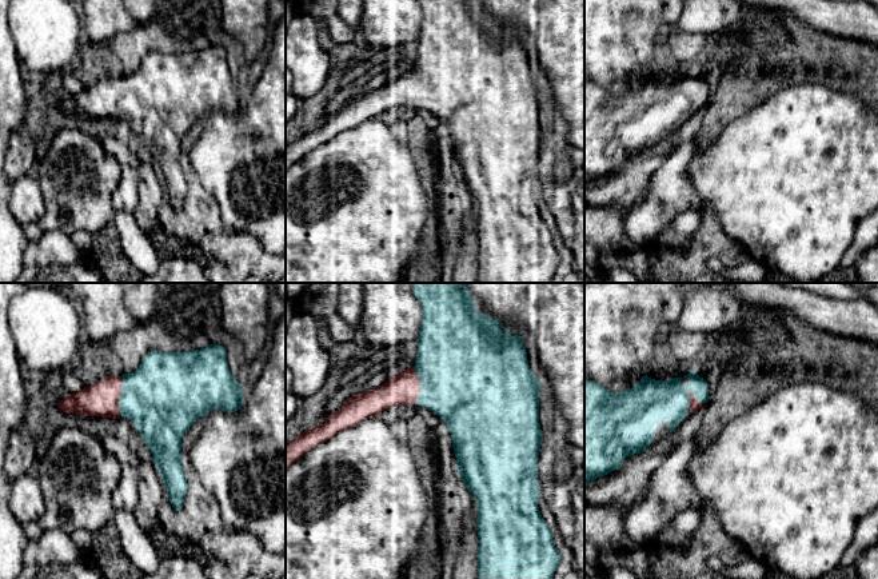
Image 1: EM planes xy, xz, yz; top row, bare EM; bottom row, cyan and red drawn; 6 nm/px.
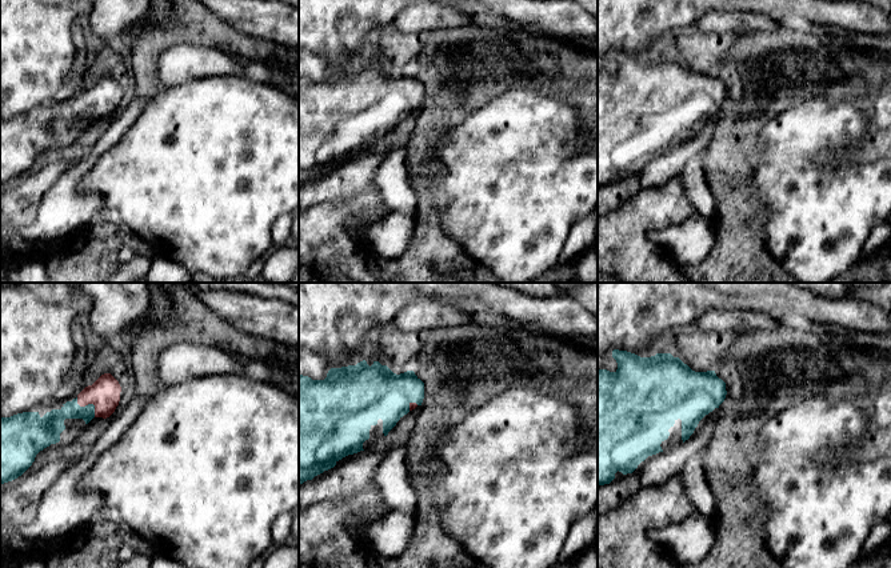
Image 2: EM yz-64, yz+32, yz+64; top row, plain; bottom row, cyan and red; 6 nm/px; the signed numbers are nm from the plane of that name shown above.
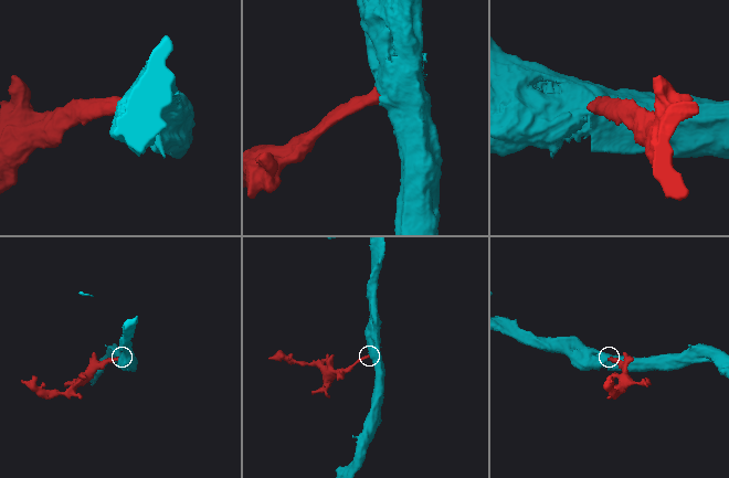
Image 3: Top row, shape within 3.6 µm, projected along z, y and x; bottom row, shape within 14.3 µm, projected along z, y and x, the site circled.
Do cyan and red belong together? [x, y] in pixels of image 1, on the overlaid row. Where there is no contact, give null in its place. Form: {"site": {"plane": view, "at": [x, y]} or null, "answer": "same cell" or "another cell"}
{"site": {"plane": "yz", "at": [689, 402]}, "answer": "same cell"}

